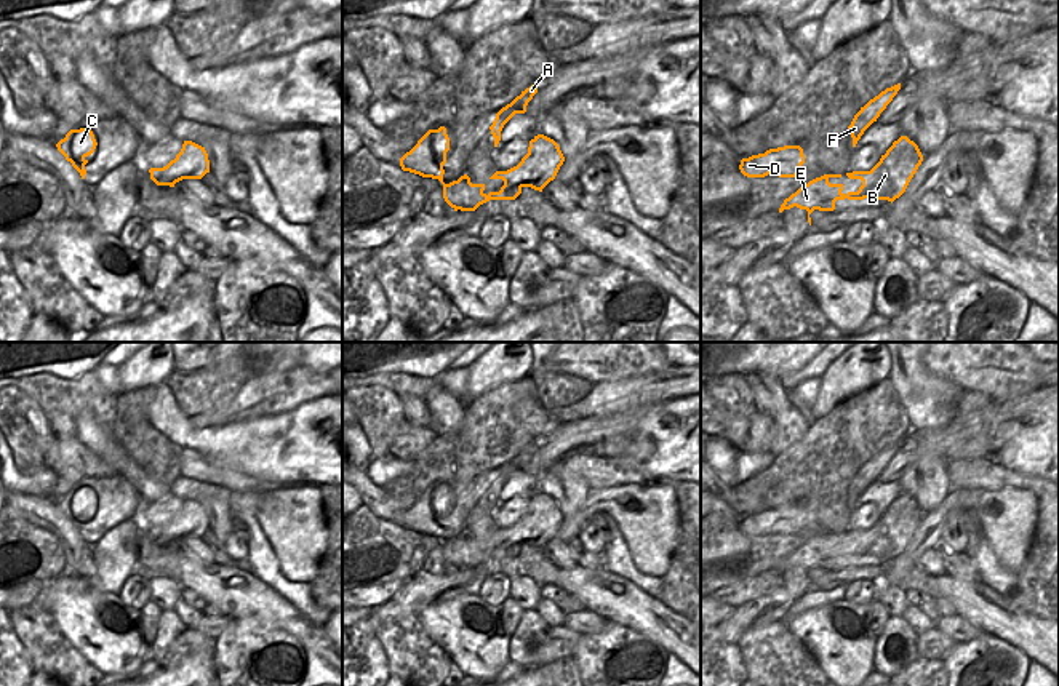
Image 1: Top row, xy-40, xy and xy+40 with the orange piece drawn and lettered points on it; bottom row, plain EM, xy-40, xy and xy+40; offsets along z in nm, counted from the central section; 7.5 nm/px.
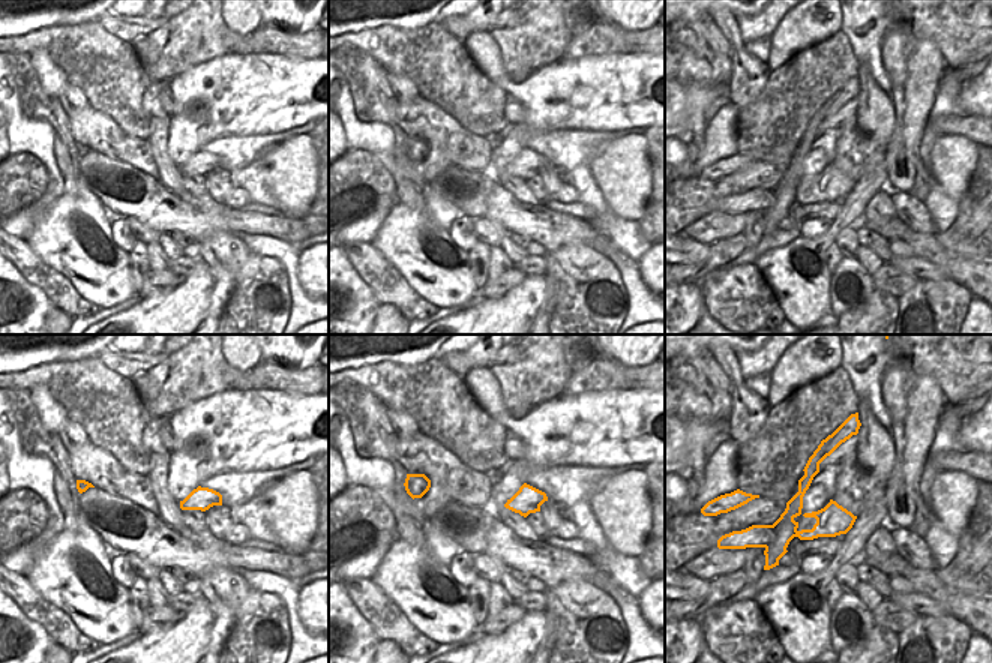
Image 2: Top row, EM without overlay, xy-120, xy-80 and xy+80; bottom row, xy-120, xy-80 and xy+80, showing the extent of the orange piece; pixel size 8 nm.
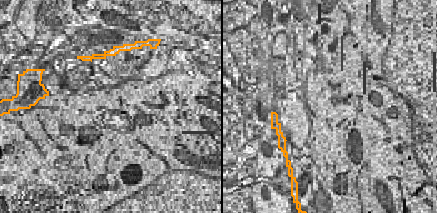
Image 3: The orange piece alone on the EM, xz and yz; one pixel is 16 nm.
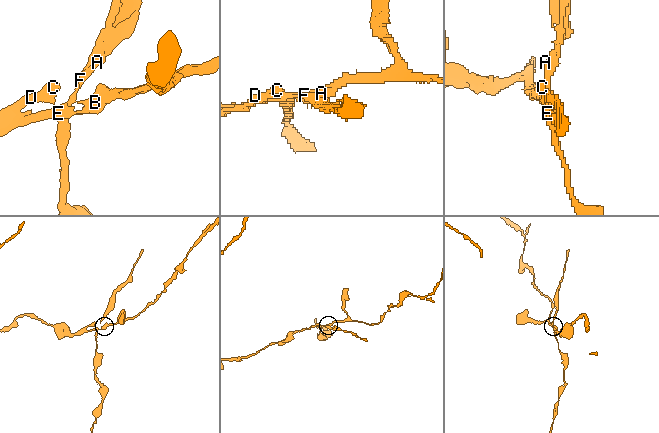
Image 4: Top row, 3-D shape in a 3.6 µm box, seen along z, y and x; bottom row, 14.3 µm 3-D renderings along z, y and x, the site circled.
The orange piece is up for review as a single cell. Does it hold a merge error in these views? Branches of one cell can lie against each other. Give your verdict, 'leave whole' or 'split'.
split

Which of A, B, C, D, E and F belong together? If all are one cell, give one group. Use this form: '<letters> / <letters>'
A F / B C D E

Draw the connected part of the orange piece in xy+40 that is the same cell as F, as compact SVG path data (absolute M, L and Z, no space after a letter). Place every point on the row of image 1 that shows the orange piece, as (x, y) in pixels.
M901 83L886 88L878 96L870 99L861 110L854 115L851 125L848 126L849 134L853 138L853 147L856 147L857 141L864 134L864 131L877 122L880 114L886 109L886 106L893 101L893 98L901 90Z

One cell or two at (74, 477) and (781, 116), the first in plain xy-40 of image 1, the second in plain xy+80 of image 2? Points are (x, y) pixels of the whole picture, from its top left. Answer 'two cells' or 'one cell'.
one cell

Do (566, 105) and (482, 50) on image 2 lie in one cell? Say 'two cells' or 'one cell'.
one cell

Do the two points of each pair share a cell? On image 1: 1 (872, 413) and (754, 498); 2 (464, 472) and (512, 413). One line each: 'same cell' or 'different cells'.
1: different cells
2: same cell

